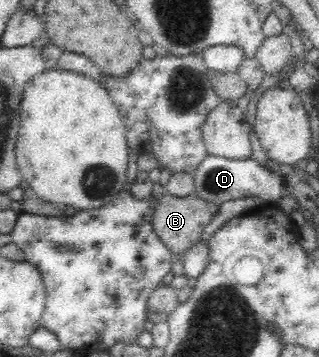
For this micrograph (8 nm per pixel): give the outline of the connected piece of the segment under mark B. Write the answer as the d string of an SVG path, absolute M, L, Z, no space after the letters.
M158 193L158 204L152 219L153 232L176 258L181 257L200 241L201 232L218 214L218 210L219 207L216 204L200 200L195 193L187 198Z

